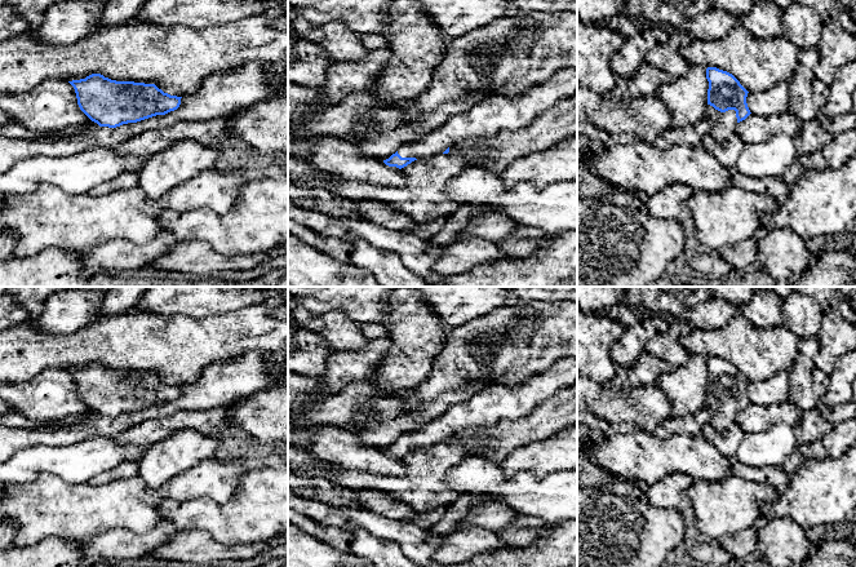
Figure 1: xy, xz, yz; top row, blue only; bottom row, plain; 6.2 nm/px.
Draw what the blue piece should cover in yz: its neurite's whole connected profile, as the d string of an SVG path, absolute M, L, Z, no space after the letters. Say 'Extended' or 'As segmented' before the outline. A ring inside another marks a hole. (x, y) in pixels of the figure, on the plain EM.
Extended. M717 356L706 358L706 368L706 406L713 412L708 425L723 431L733 425L736 415L751 403L746 393L749 381L732 363Z

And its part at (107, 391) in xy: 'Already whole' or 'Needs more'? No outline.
Already whole

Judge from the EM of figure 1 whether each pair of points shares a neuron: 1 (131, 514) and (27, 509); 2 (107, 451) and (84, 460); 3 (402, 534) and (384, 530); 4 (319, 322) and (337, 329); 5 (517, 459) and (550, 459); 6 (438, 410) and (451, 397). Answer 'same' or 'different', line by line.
1: same
2: same
3: same
4: same
5: same
6: same

